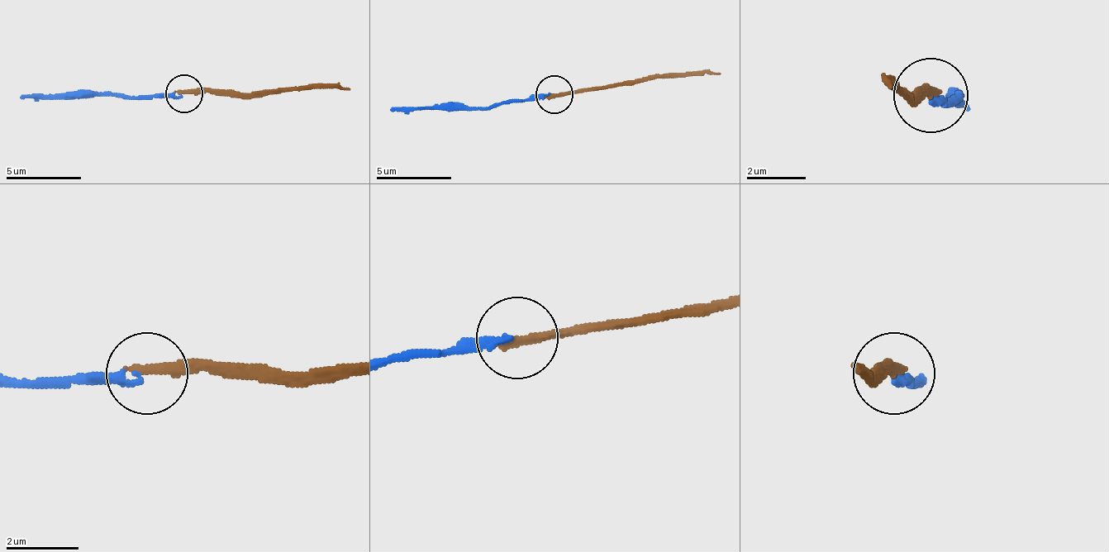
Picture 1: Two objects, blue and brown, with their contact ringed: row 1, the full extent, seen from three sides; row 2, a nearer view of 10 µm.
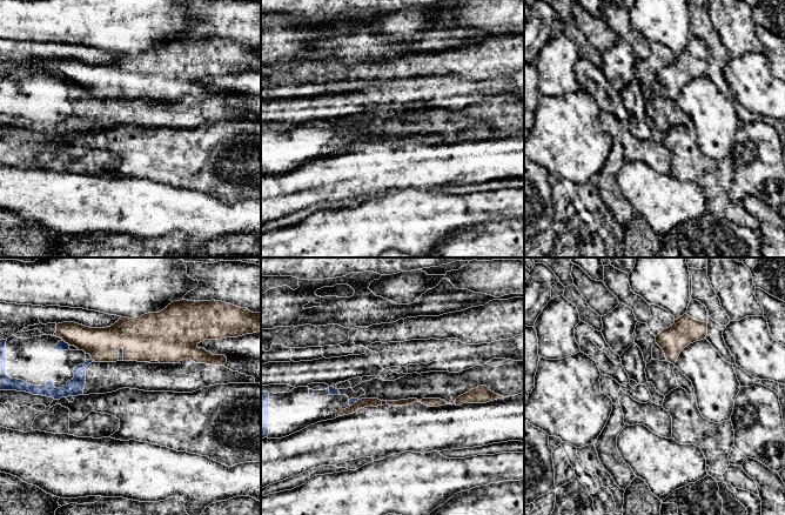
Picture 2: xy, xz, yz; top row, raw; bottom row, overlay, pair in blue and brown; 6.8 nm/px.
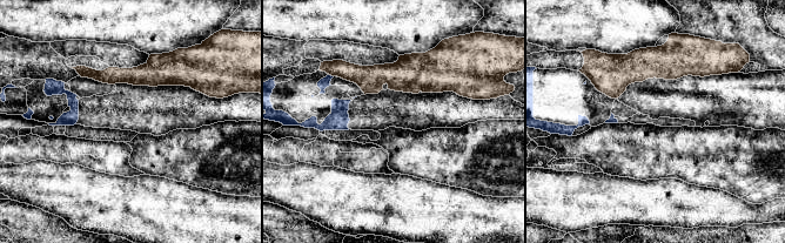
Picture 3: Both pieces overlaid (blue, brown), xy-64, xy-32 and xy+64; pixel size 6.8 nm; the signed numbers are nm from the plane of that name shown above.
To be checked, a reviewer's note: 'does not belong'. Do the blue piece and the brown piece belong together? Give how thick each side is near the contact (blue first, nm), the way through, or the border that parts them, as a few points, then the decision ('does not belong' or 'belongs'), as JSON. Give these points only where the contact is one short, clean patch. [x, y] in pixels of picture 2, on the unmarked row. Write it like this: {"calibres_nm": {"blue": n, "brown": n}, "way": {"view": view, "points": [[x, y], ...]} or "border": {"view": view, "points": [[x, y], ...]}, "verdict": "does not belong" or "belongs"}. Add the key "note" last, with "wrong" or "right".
{"calibres_nm": {"blue": 60, "brown": 220}, "verdict": "does not belong", "note": "right"}

